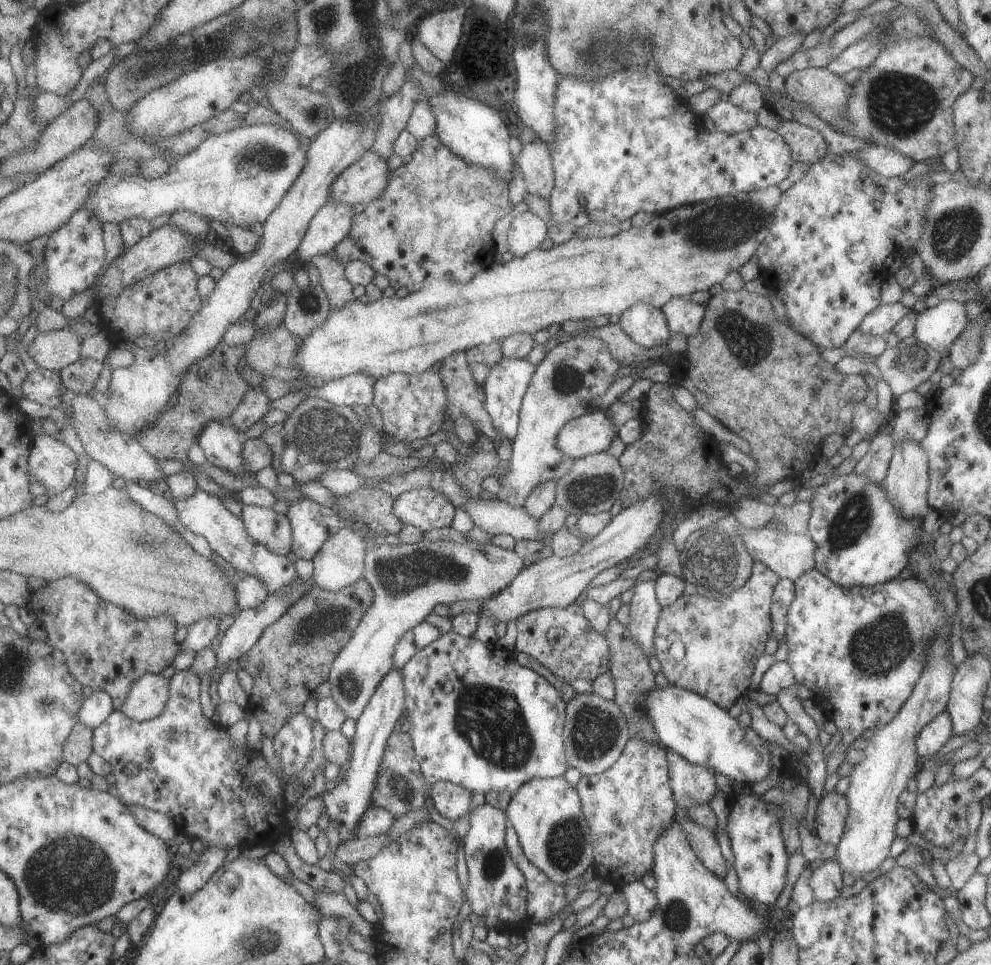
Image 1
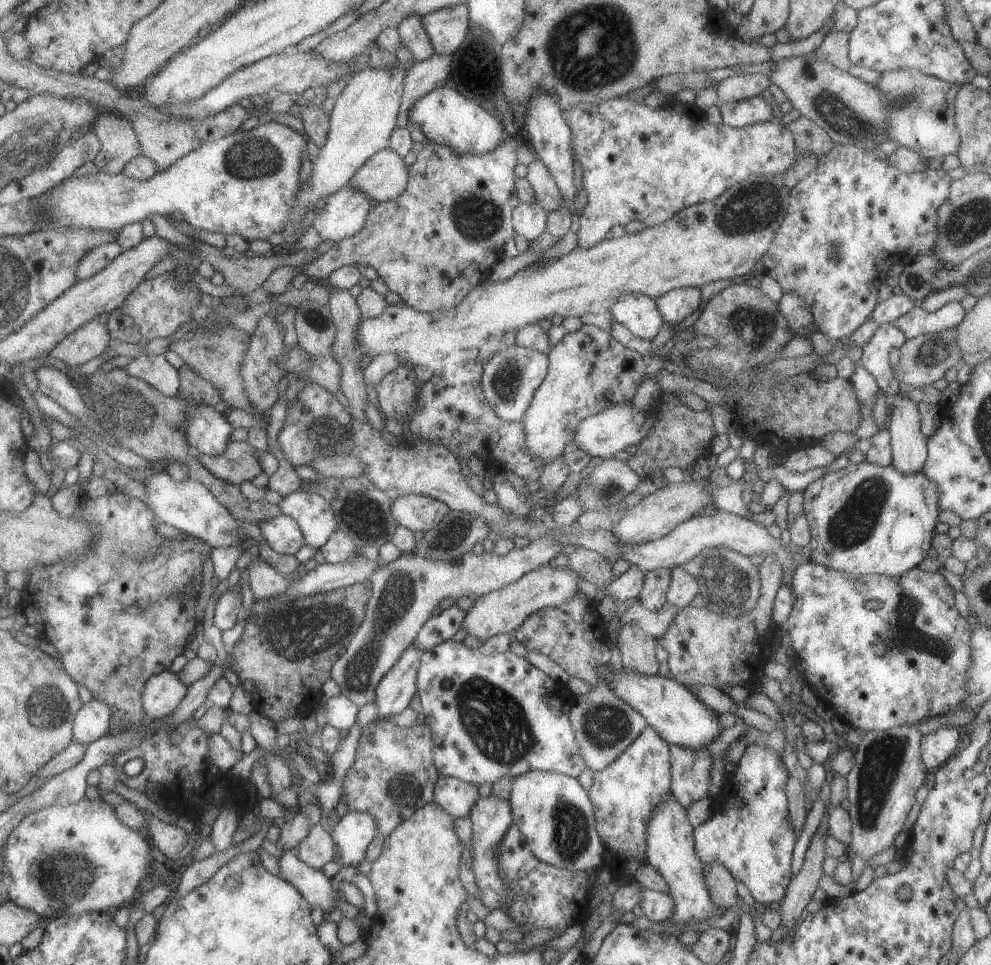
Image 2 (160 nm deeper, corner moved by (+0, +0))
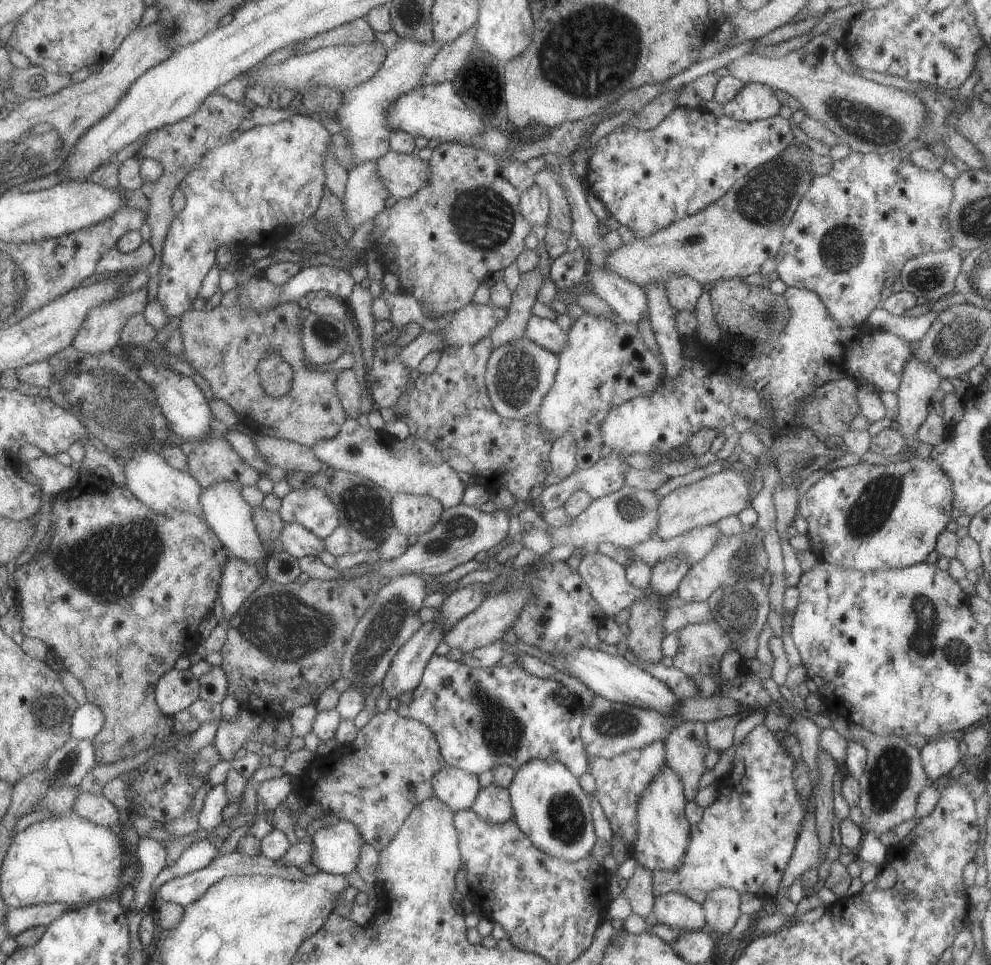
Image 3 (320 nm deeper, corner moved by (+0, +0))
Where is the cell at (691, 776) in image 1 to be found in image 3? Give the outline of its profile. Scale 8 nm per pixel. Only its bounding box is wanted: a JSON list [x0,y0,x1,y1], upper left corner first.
[662,722,708,801]

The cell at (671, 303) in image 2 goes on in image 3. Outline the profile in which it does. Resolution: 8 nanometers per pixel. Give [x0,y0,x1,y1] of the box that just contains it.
[664,275,706,312]

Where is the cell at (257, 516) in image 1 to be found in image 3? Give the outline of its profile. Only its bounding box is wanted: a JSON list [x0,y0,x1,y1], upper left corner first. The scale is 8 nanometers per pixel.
[279,523,324,559]

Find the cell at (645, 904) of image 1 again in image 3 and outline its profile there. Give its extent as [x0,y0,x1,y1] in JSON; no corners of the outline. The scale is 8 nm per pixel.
[652,893,706,931]

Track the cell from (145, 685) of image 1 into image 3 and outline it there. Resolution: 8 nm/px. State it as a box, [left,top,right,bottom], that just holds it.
[154,668,200,717]

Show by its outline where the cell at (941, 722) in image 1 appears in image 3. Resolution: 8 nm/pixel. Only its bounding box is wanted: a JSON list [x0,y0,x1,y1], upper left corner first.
[920,736,962,784]

